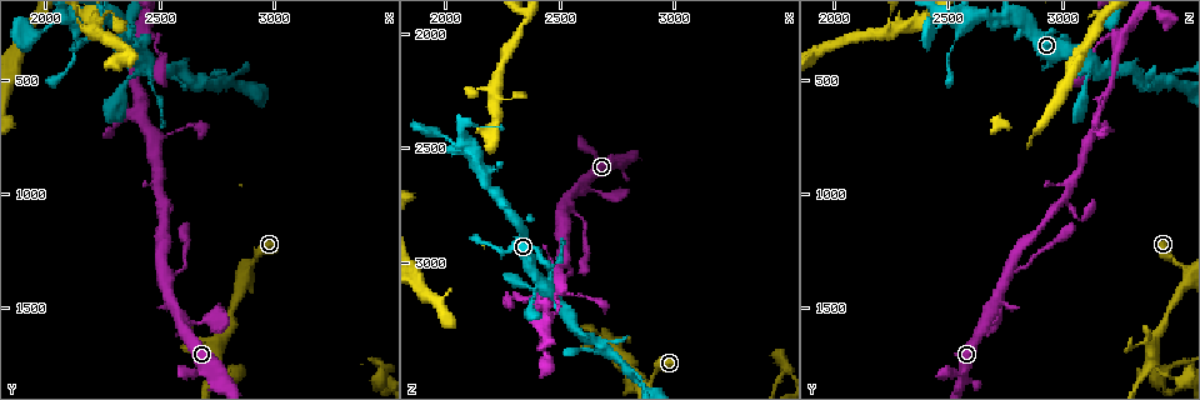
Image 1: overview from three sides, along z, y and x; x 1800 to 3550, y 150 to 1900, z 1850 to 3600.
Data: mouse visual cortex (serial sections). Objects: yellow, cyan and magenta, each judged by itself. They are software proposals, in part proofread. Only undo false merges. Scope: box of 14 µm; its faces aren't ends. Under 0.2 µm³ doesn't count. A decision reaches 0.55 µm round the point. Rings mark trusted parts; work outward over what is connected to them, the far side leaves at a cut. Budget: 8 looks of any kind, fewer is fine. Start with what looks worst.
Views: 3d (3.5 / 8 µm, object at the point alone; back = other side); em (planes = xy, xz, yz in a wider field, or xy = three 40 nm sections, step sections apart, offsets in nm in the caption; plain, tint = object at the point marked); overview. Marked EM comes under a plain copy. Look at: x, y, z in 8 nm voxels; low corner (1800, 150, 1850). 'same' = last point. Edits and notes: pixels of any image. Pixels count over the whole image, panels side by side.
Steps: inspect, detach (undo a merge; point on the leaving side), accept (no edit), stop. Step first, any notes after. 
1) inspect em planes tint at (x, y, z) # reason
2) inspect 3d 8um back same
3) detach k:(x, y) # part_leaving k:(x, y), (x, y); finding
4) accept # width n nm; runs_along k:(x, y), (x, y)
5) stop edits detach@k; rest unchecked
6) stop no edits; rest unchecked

inspect 3d 3.5um at (2420, 320, 3250)

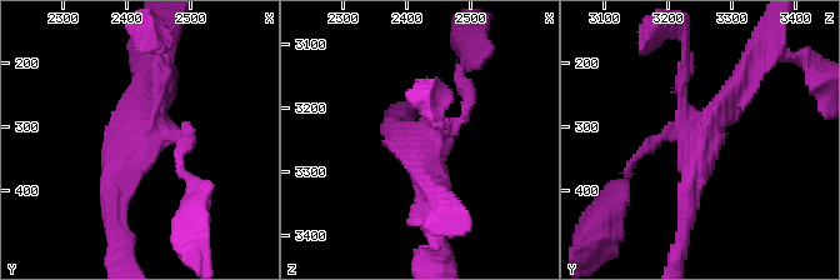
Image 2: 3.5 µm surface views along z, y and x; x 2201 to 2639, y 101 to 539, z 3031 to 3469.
inspect em xy step 2 tint at (2420, 320, 3255) # need the tissue

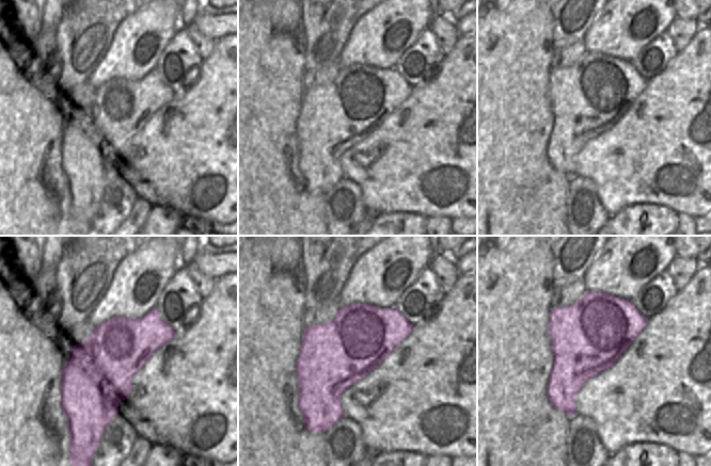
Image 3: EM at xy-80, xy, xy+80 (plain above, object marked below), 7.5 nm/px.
accept # runs_along 2:(685, 213), (701, 140), (749, 71); one cell here

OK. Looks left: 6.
inspect 3d 3.5um at (2800, 510, 3480) # a fork

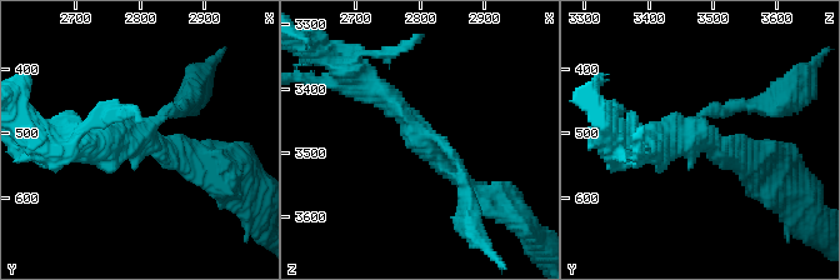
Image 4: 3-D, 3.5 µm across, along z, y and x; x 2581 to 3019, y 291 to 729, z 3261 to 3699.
inspect em xy step 2 tint at (2810, 505, 3475) # arms 3; arm_widths 150, 200, 350 nm

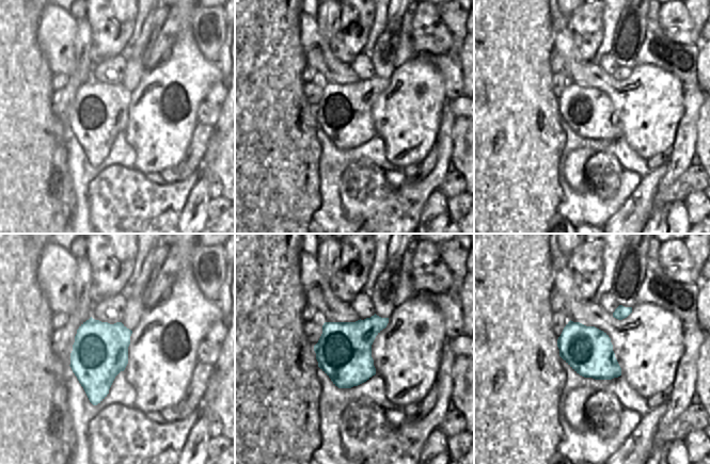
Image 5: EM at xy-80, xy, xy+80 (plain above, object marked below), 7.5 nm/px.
accept # width 420 nm; runs_along 4:(361, 84), (476, 193); all the same cell

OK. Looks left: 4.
inspect 3d 3.5um at (2900, 1310, 3510) # abrupt turn

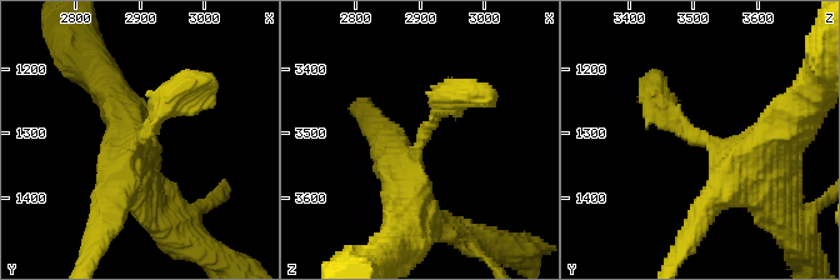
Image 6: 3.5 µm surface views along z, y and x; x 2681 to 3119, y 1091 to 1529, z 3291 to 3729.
inspect em xy step 3 tint at (2900, 1315, 3515) # shape alone is not enough

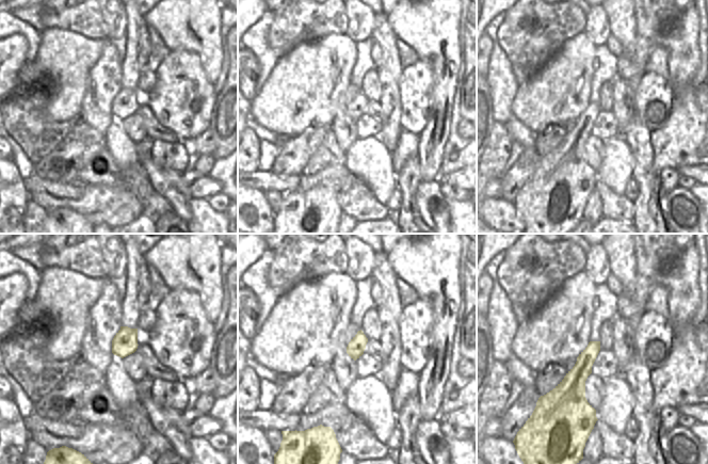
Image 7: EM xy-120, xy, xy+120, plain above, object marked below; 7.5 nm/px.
accept # runs_along 6:(179, 90), (136, 140), (118, 201); all the same cell

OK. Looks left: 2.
stop no edits; rest unchecked

